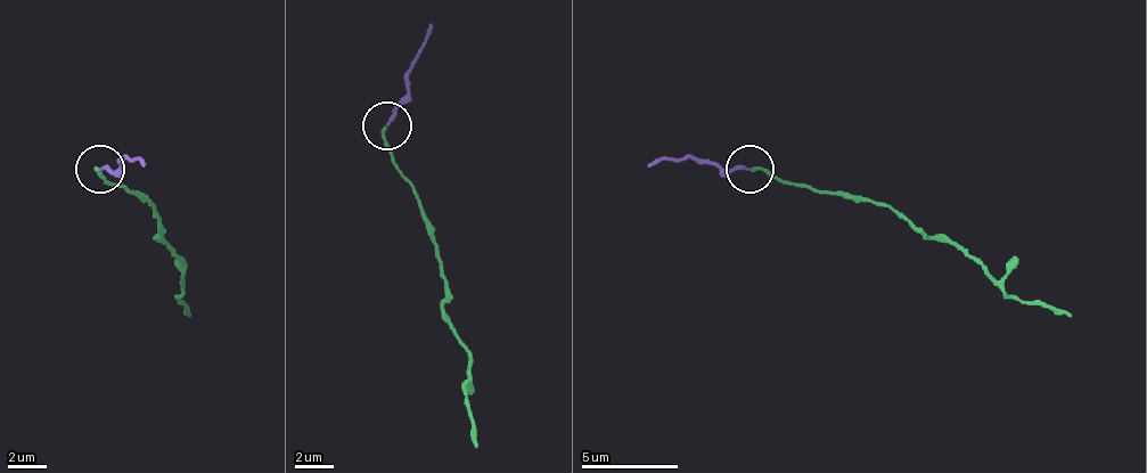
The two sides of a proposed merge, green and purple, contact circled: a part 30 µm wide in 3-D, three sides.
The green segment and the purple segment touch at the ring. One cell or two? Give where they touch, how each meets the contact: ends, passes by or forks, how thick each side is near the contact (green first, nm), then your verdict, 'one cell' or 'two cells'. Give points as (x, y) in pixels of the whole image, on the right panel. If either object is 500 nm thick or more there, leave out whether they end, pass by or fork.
place (750, 169); green ends; purple ends; calibres 160 and 180 nm; one cell

